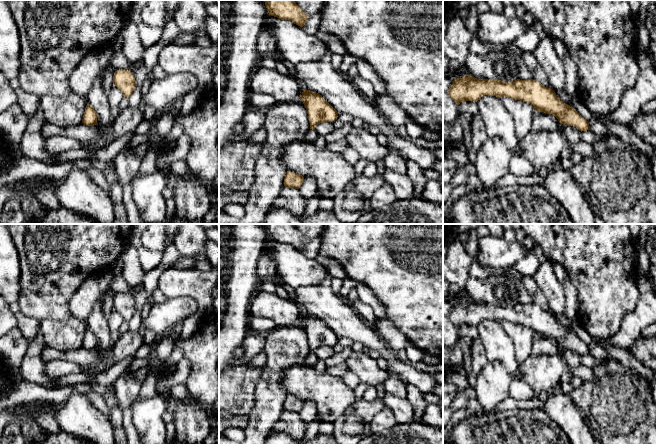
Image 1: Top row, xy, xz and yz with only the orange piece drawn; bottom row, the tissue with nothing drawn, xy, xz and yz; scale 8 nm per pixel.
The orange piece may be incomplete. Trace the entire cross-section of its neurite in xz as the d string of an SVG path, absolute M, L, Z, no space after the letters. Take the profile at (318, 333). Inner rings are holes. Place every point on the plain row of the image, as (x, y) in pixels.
M304 314L301 319L309 341L310 353L323 346L333 346L338 341L338 336L318 317Z

